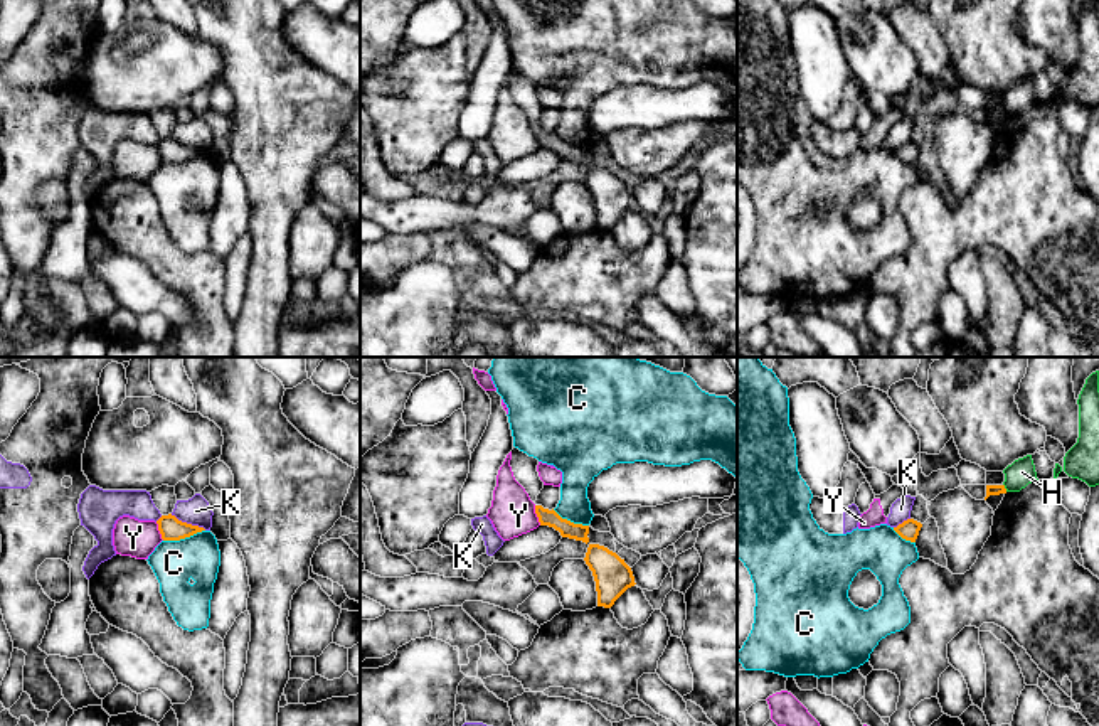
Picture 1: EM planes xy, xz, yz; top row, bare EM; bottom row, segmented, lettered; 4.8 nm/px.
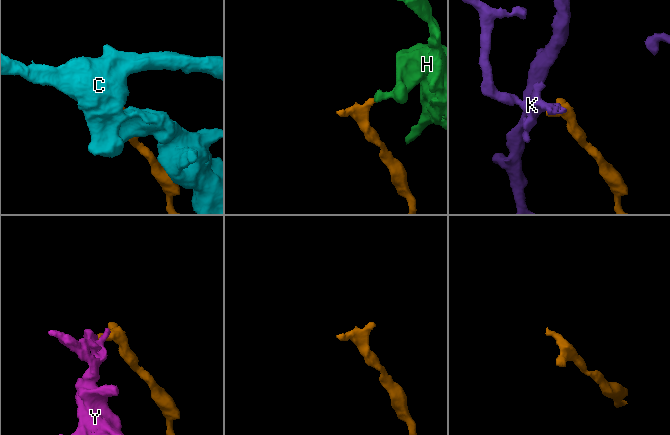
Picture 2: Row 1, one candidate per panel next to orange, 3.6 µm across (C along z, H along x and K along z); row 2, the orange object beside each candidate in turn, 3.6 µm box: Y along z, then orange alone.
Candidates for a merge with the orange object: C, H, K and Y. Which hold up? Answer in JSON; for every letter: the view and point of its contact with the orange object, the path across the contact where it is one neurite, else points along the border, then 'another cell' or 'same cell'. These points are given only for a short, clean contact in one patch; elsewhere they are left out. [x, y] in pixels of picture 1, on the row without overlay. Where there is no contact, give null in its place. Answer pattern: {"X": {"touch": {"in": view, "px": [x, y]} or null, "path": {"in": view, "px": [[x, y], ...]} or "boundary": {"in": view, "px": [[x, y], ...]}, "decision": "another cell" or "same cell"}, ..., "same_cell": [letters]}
{"C": {"touch": {"in": "xy", "px": [184, 160]}, "boundary": {"in": "xy", "px": [[204, 152], [179, 162], [164, 164]]}, "decision": "another cell"}, "H": {"touch": {"in": "yz", "px": [1003, 110]}, "boundary": {"in": "yz", "px": [[1003, 106], [1007, 113]]}, "decision": "another cell"}, "K": {"touch": {"in": "xy", "px": [189, 147]}, "boundary": {"in": "xy", "px": [[170, 137], [206, 152]]}, "decision": "another cell"}, "Y": {"touch": {"in": "xz", "px": [537, 138]}, "boundary": {"in": "xz", "px": [[534, 128], [541, 147]]}, "decision": "another cell"}, "same_cell": []}

